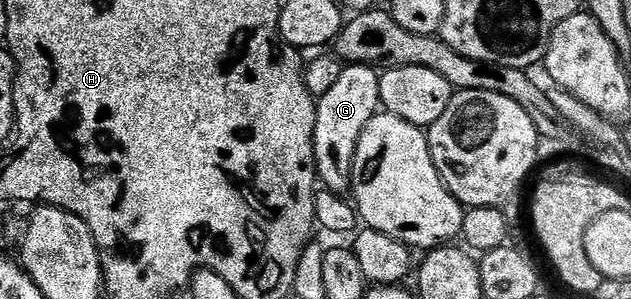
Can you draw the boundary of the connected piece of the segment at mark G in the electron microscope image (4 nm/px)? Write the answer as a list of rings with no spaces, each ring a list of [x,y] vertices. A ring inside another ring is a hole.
[[[367,64],[345,65],[334,88],[330,88],[330,92],[317,101],[314,128],[316,173],[319,181],[335,194],[347,195],[351,191],[354,152],[358,148],[358,140],[366,124],[370,124],[380,109],[380,74]]]

